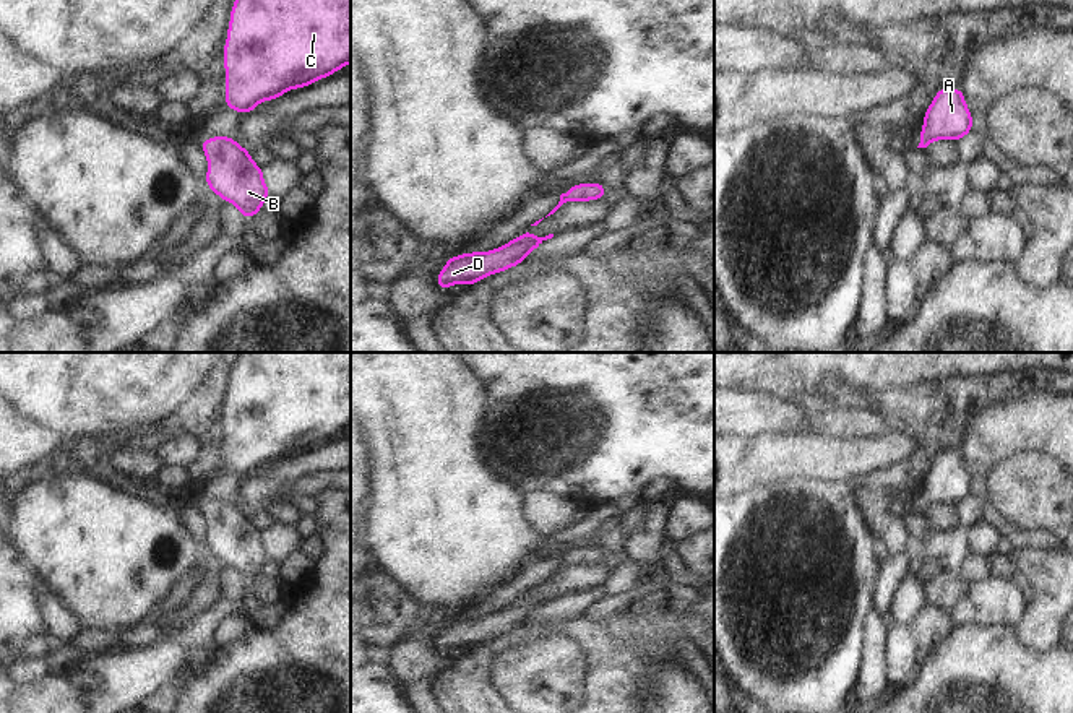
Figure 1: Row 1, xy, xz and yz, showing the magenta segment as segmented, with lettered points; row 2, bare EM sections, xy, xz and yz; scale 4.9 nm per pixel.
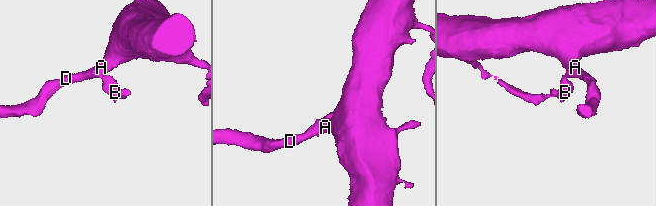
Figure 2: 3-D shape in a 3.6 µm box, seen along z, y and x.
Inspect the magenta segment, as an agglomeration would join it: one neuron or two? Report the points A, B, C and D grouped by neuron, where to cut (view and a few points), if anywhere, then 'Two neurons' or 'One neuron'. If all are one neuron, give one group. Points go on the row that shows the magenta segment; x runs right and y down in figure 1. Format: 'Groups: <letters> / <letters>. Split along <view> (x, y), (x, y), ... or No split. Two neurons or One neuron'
Groups: A B C D. No split. One neuron

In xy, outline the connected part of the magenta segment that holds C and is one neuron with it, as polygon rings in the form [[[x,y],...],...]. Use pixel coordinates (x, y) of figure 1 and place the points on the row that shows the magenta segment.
[[[235,0],[224,45],[226,107],[256,110],[261,101],[313,84],[351,63],[351,0]]]

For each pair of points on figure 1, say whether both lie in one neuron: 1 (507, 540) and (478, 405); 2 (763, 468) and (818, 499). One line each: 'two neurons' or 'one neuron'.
1: one neuron
2: two neurons

